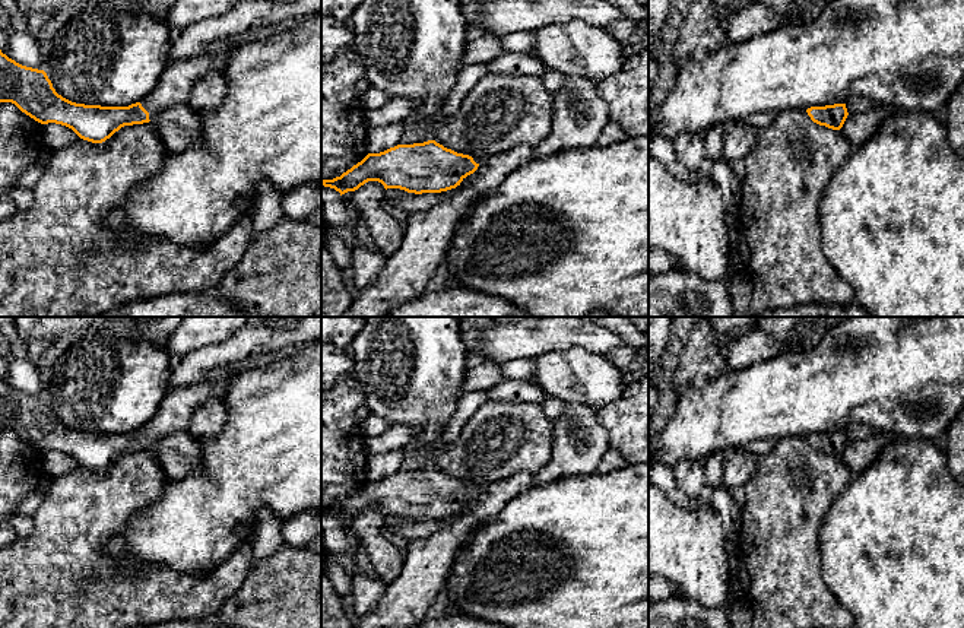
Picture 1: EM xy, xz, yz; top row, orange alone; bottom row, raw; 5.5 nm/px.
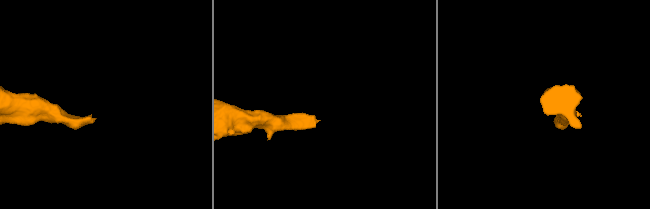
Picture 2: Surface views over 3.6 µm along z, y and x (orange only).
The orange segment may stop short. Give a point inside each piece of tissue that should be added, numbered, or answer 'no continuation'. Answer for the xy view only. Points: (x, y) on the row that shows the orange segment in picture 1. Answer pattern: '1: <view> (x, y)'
1: xy (174, 88)

